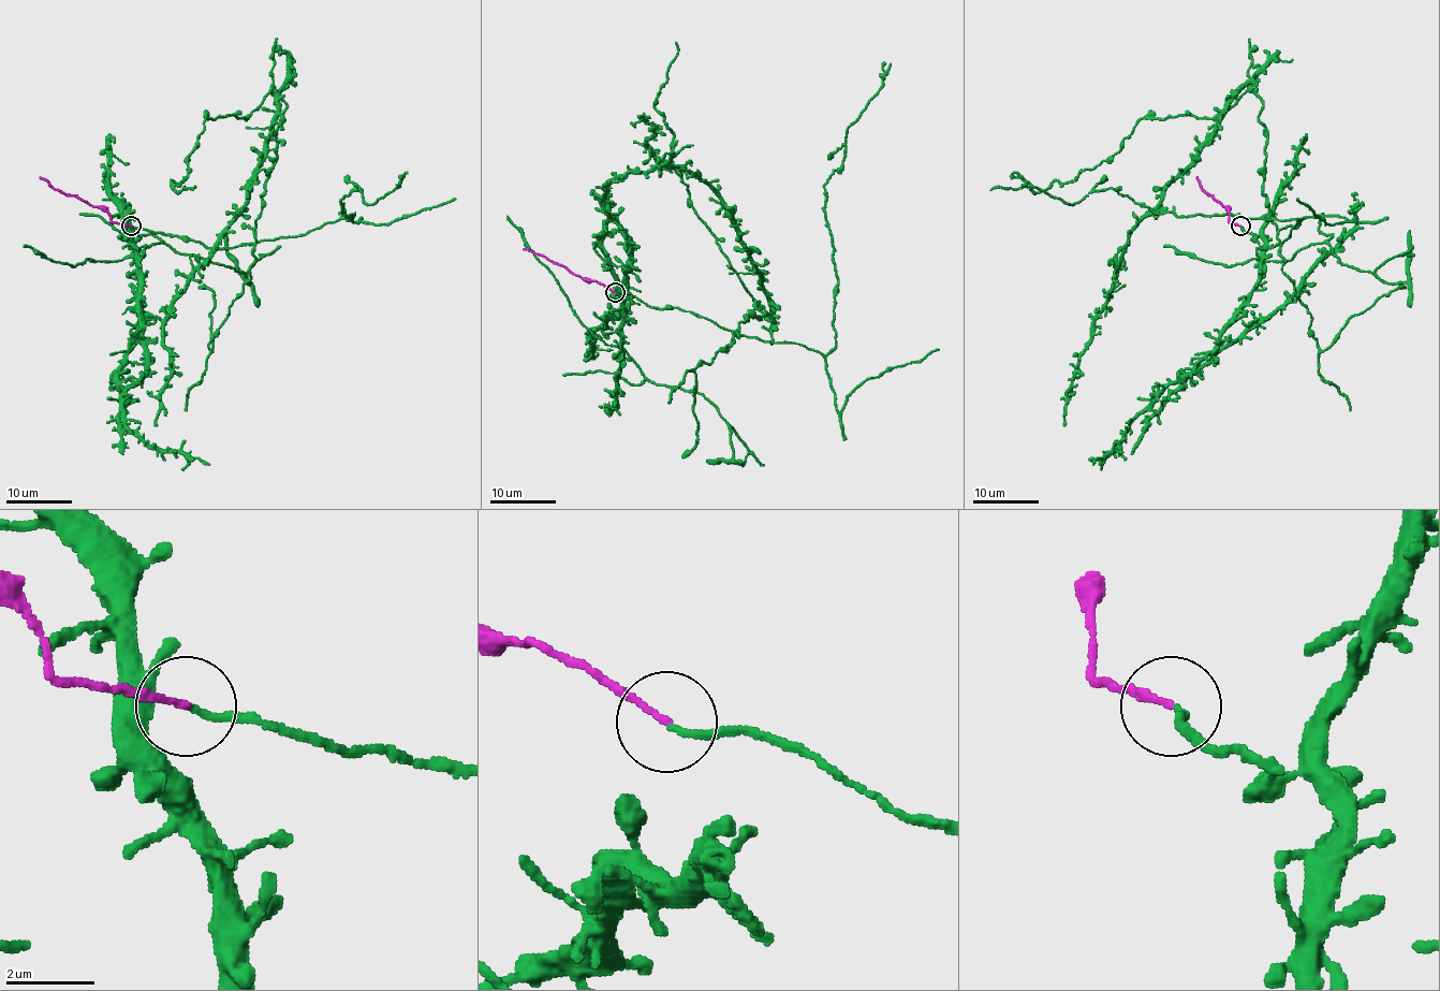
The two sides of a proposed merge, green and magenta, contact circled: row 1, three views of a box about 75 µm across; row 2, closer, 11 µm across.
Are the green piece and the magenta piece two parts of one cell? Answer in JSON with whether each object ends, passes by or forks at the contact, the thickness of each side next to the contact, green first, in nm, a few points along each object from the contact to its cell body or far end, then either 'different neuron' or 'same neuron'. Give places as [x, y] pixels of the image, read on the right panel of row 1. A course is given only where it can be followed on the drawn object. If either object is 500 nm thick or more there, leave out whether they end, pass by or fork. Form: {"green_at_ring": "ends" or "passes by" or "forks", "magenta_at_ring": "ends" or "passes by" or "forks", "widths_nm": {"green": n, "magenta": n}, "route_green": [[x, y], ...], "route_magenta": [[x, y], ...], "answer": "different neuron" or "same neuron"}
{"green_at_ring": "ends", "magenta_at_ring": "ends", "widths_nm": {"green": 130, "magenta": 120}, "route_green": [[1242, 226], [1264, 249], [1281, 242], [1248, 74], [1249, 53], [1264, 49], [1217, 133], [1133, 229], [1066, 425]], "route_magenta": [[1239, 226], [1230, 222], [1229, 210], [1202, 189], [1196, 176]], "answer": "same neuron"}

